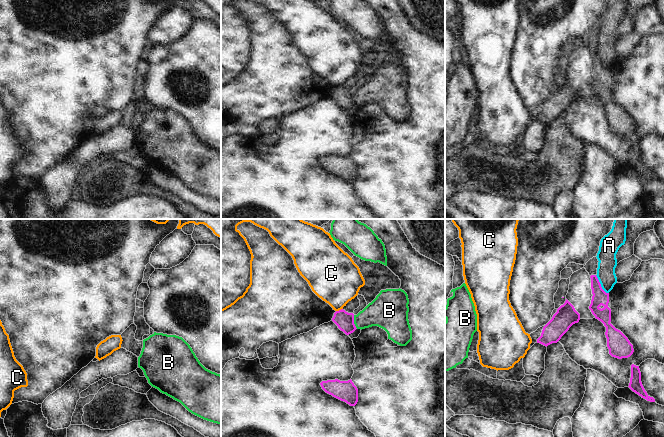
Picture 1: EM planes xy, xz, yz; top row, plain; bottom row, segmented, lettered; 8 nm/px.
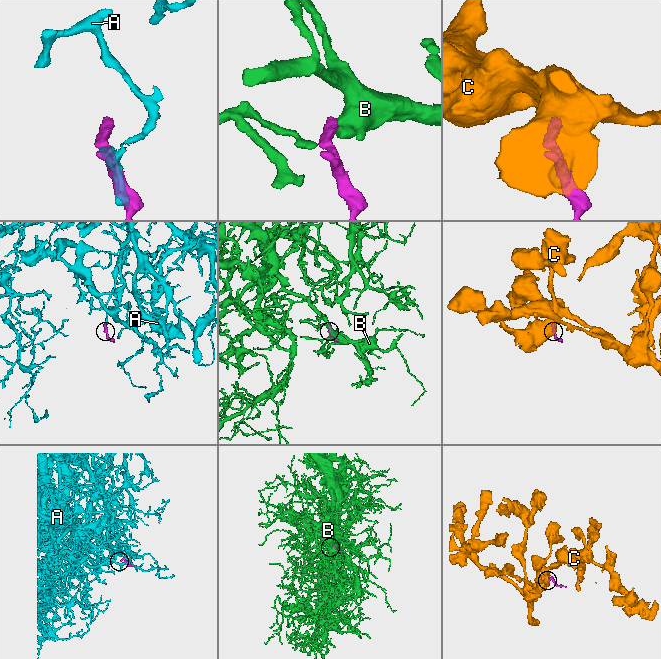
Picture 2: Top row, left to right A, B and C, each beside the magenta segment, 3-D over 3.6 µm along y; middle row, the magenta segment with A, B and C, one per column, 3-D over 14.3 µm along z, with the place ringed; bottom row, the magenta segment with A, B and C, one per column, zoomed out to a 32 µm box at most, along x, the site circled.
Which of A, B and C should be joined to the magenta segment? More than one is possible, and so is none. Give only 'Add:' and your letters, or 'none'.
Add: none

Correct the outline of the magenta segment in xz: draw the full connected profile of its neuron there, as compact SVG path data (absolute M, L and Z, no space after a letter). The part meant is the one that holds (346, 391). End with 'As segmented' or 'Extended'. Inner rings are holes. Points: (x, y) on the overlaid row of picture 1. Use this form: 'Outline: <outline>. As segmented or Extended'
Outline: M335 380L322 381L322 389L333 397L346 402L350 406L355 406L358 402L358 389L352 382Z. As segmented.

